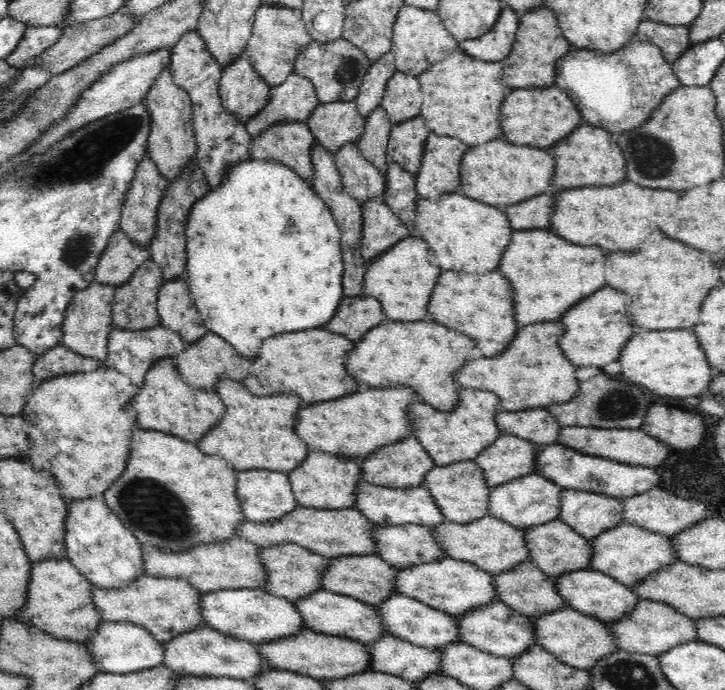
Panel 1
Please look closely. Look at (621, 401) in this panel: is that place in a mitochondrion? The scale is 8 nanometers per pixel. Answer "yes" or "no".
yes

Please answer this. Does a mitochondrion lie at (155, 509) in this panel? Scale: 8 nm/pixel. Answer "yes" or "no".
yes

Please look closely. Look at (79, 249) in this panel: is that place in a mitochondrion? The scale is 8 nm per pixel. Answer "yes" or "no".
yes

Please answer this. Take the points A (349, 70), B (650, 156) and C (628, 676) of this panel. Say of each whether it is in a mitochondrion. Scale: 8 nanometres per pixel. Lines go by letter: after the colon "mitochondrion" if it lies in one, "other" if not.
A: mitochondrion
B: mitochondrion
C: mitochondrion

